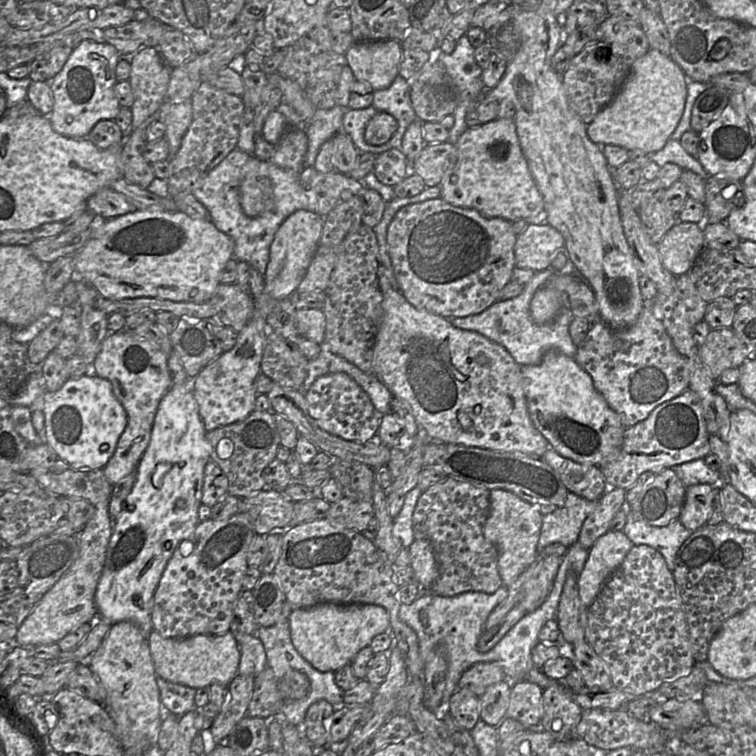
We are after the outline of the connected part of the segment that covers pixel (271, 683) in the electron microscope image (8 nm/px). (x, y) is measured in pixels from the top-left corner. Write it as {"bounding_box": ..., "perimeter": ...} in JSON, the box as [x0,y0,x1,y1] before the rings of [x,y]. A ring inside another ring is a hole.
{"bounding_box":[247,666,310,719],"perimeter":[[[267,666],[254,678],[247,715],[266,719],[279,713],[285,702],[305,698],[309,690],[310,681],[303,672],[291,669],[277,678]]]}

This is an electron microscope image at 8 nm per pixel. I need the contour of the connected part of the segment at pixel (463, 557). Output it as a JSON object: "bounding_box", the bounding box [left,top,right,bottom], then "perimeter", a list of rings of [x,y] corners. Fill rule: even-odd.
{"bounding_box":[413,476,503,597],"perimeter":[[[447,476],[419,497],[413,513],[414,538],[430,541],[438,576],[430,592],[451,597],[469,591],[494,593],[503,585],[498,572],[498,551],[483,535],[489,515],[490,490]]]}

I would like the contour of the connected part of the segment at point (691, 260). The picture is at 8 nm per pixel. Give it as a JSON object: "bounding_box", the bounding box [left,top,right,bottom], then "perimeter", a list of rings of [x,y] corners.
{"bounding_box":[657,222,704,276],"perimeter":[[[676,222],[657,248],[668,271],[676,276],[688,273],[704,248],[702,224]]]}

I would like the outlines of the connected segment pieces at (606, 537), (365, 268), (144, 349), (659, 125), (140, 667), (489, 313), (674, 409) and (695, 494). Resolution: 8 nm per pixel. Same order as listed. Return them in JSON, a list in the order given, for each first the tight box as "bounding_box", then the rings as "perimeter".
[{"bounding_box":[578,530,633,608],"perimeter":[[[609,530],[589,549],[584,568],[578,576],[579,597],[587,608],[633,546],[623,530]]]},{"bounding_box":[322,224,391,374],"perimeter":[[[361,224],[357,230],[350,232],[337,248],[337,264],[327,288],[324,290],[326,300],[322,311],[326,318],[324,341],[329,344],[330,350],[365,373],[373,374],[373,345],[383,316],[383,301],[391,287],[391,283],[386,276],[386,268],[379,253],[376,234],[373,228]]]},{"bounding_box":[89,330,170,486],"perimeter":[[[125,330],[109,333],[91,366],[89,374],[108,380],[122,404],[128,423],[119,438],[114,454],[103,468],[108,482],[114,486],[137,466],[150,443],[151,432],[159,403],[170,388],[168,356],[156,344],[140,340]]]},{"bounding_box":[587,48,688,153],"perimeter":[[[650,48],[633,63],[613,100],[587,125],[587,136],[600,147],[611,144],[645,153],[661,150],[682,117],[688,81],[677,63]]]},{"bounding_box":[88,621,165,752],"perimeter":[[[130,621],[113,623],[99,648],[89,658],[88,666],[106,690],[106,697],[102,704],[116,725],[124,749],[135,748],[145,752],[149,746],[156,744],[165,711],[160,700],[160,692],[156,683],[157,675],[147,635]]]},{"bounding_box":[449,267,577,365],"perimeter":[[[550,267],[545,270],[537,271],[525,284],[523,291],[518,296],[507,300],[499,299],[478,314],[449,318],[450,322],[457,328],[478,332],[502,345],[520,365],[538,364],[543,356],[551,349],[556,349],[574,358],[577,346],[573,343],[569,334],[569,324],[574,316],[571,314],[568,306],[566,292],[562,294],[562,309],[558,316],[552,321],[537,324],[530,314],[530,302],[533,295],[546,283],[553,273],[554,271]]]},{"bounding_box":[599,389,709,490],"perimeter":[[[687,389],[656,406],[646,419],[626,428],[617,458],[601,462],[599,466],[609,486],[627,490],[643,472],[658,474],[666,468],[704,458],[709,453],[709,436],[701,400],[696,392]]]},{"bounding_box":[679,483,716,532],"perimeter":[[[706,483],[687,487],[679,520],[691,532],[707,523],[712,511],[715,492],[716,487]]]}]

